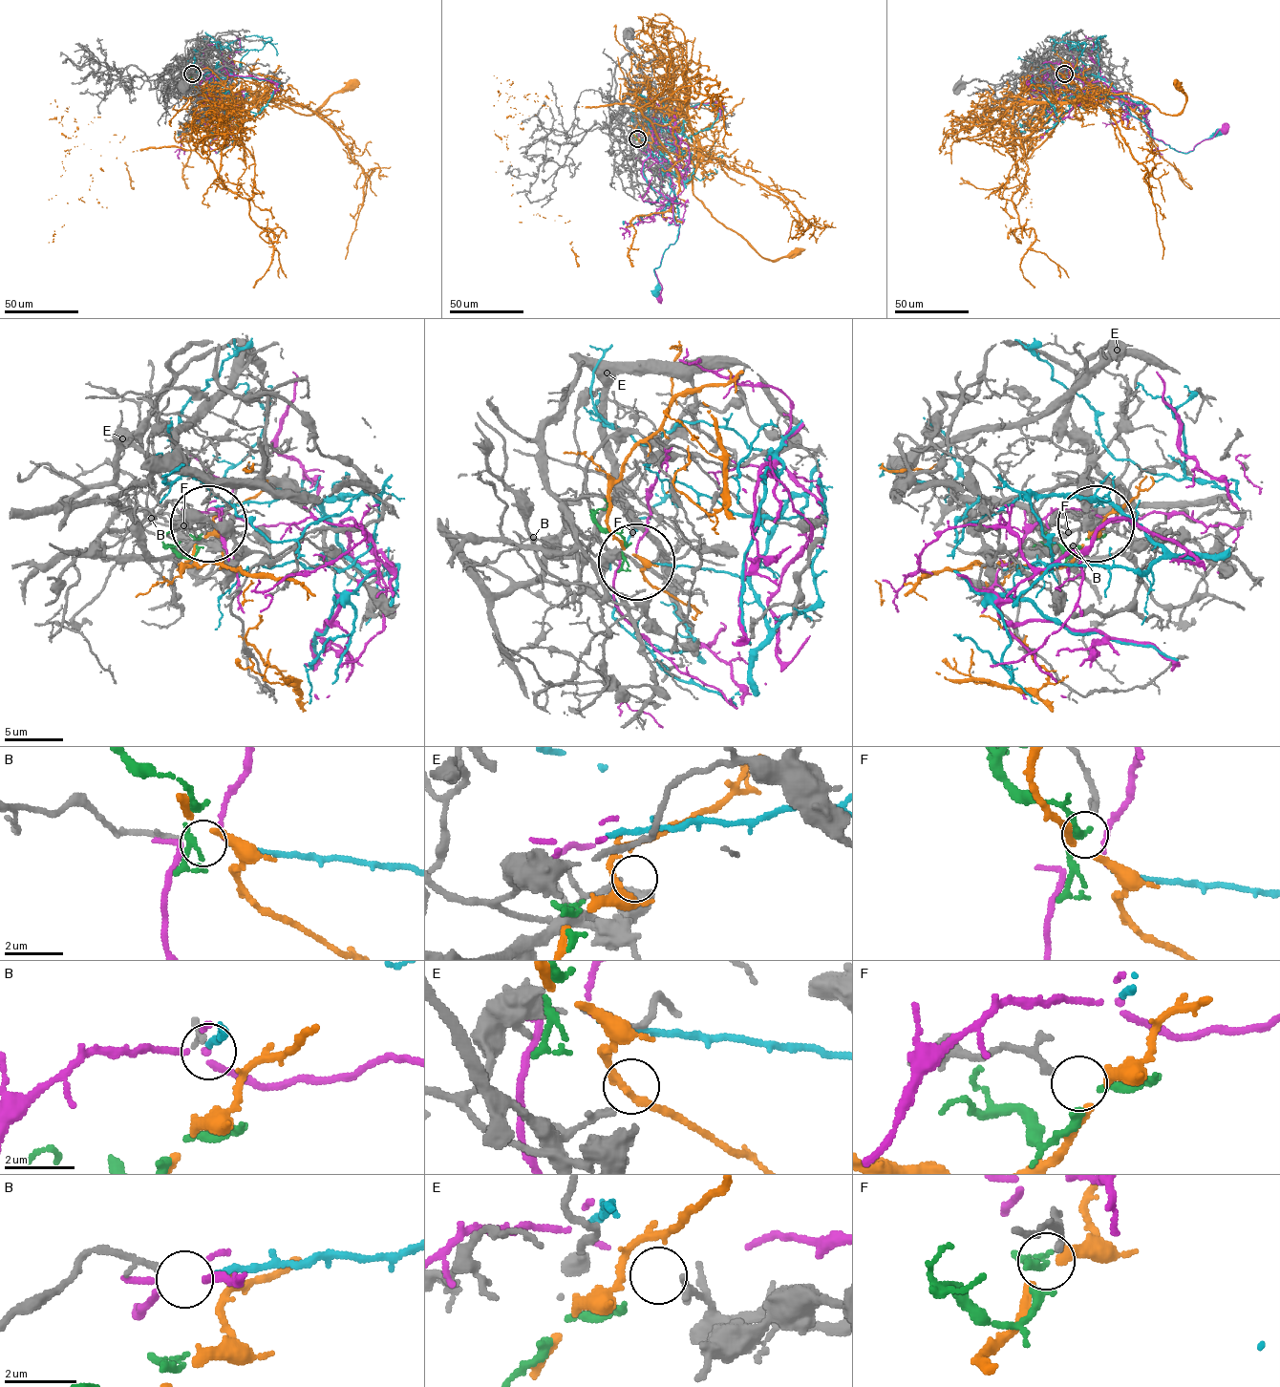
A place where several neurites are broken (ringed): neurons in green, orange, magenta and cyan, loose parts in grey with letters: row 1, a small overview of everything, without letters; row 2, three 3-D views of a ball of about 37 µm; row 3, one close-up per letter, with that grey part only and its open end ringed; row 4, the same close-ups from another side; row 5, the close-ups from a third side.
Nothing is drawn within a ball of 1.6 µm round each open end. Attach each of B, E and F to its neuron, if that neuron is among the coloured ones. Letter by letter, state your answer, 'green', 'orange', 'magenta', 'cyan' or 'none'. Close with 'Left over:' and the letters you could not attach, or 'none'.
B: cyan
E: none
F: orange
Left over: E

